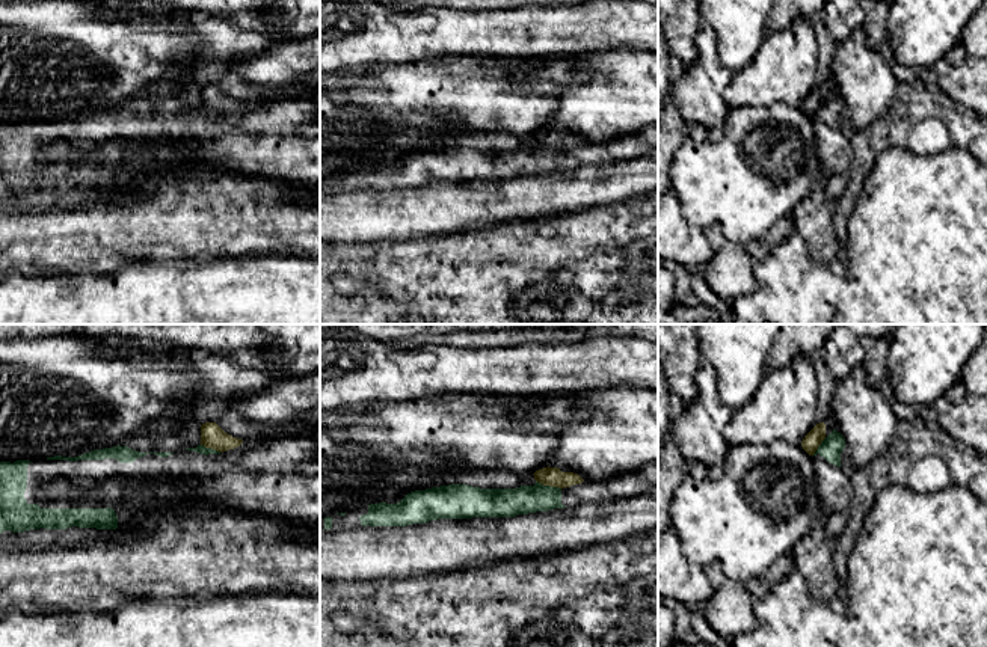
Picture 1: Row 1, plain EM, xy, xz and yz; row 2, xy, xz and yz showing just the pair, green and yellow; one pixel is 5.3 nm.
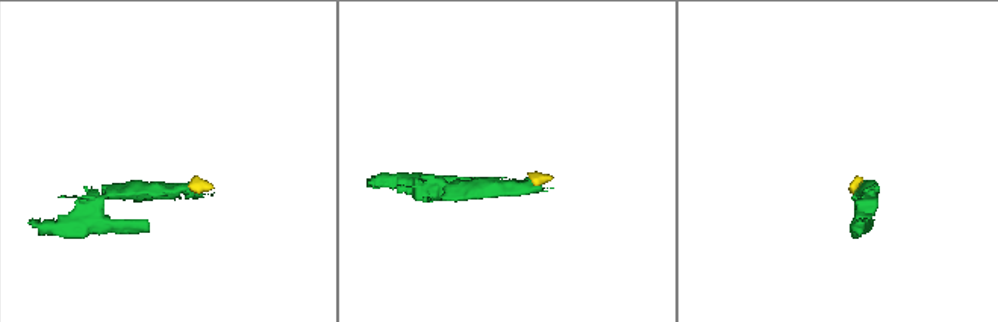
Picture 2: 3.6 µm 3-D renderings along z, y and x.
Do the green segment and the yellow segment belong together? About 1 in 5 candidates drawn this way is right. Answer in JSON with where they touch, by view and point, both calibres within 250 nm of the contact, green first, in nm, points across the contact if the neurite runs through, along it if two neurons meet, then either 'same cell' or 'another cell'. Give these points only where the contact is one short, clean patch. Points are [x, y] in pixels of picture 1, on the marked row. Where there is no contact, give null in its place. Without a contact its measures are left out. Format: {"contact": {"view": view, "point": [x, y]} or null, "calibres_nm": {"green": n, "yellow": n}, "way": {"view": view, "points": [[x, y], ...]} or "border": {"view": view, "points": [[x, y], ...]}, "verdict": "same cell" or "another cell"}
{"contact": {"view": "xz", "point": [548, 486]}, "calibres_nm": {"green": 160, "yellow": 100}, "border": {"view": "xz", "points": [[536, 480], [560, 489]]}, "verdict": "another cell"}

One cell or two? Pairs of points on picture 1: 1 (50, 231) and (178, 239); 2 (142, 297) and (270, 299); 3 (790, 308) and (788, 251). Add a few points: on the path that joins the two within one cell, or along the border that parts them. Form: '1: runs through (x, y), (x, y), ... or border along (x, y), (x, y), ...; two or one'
1: runs through (82, 234), (147, 234); one
2: runs through (174, 302), (239, 302); one
3: runs through (790, 294), (788, 264); one

